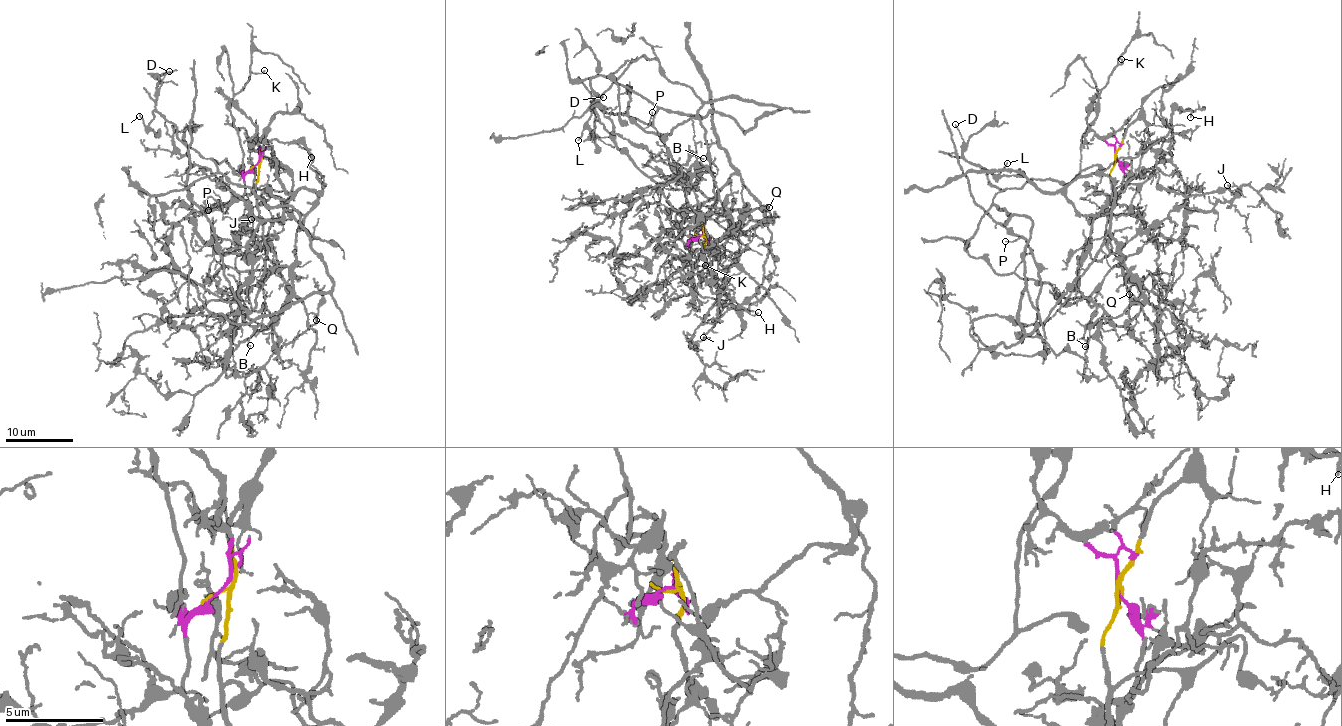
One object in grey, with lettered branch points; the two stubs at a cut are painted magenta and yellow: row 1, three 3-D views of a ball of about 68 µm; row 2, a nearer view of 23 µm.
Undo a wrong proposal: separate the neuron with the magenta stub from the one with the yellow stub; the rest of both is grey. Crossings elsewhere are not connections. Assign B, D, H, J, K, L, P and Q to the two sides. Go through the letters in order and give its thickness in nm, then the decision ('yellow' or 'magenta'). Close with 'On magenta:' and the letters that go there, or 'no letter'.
B: 130 nm | yellow
D: 90 nm | yellow
H: 140 nm | magenta
J: 140 nm | magenta
K: 110 nm | yellow
L: 110 nm | yellow
P: 90 nm | yellow
Q: 110 nm | magenta
On magenta: H, J, Q

